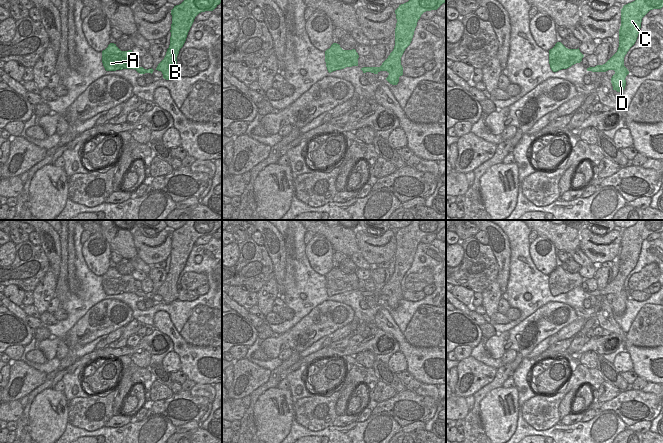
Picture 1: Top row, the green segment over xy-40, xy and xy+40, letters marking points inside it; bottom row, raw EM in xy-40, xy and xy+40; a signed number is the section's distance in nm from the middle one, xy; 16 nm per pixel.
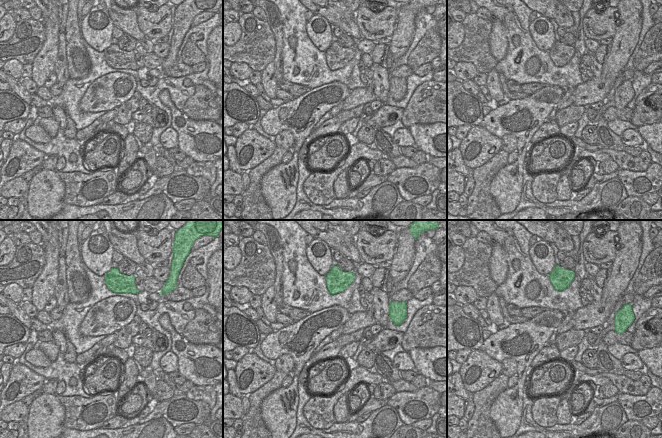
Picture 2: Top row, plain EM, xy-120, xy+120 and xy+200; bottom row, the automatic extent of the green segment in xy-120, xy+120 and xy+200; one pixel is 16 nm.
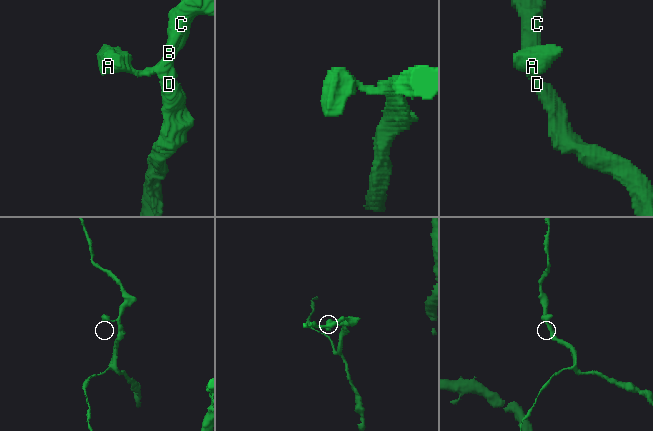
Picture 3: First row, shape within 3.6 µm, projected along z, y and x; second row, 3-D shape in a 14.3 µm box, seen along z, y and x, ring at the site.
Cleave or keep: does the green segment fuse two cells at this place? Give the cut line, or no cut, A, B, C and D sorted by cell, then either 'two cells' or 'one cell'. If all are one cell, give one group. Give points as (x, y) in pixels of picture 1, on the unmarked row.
cut none; groups A B C D; one cell

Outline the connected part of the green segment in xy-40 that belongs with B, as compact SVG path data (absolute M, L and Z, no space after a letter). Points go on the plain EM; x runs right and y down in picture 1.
M187 220L171 234L172 248L170 269L156 294L169 304L178 299L177 280L183 271L195 241L205 235L213 235L222 226L222 220Z

